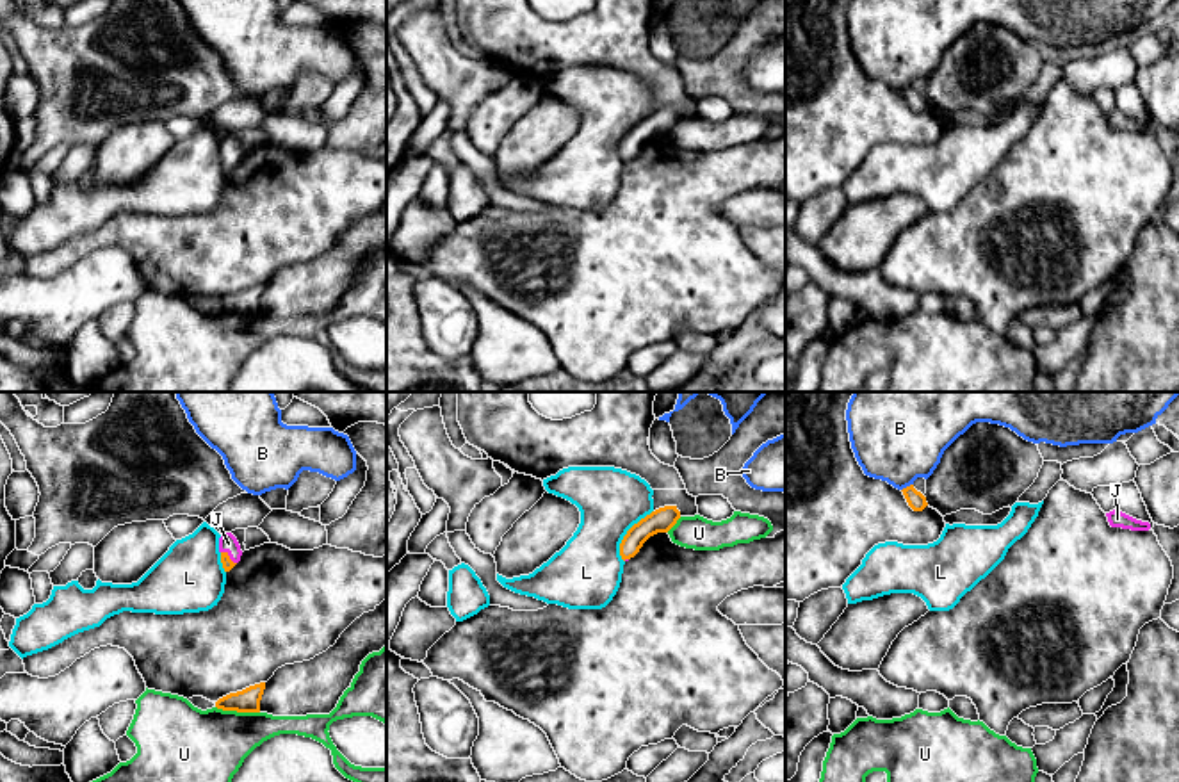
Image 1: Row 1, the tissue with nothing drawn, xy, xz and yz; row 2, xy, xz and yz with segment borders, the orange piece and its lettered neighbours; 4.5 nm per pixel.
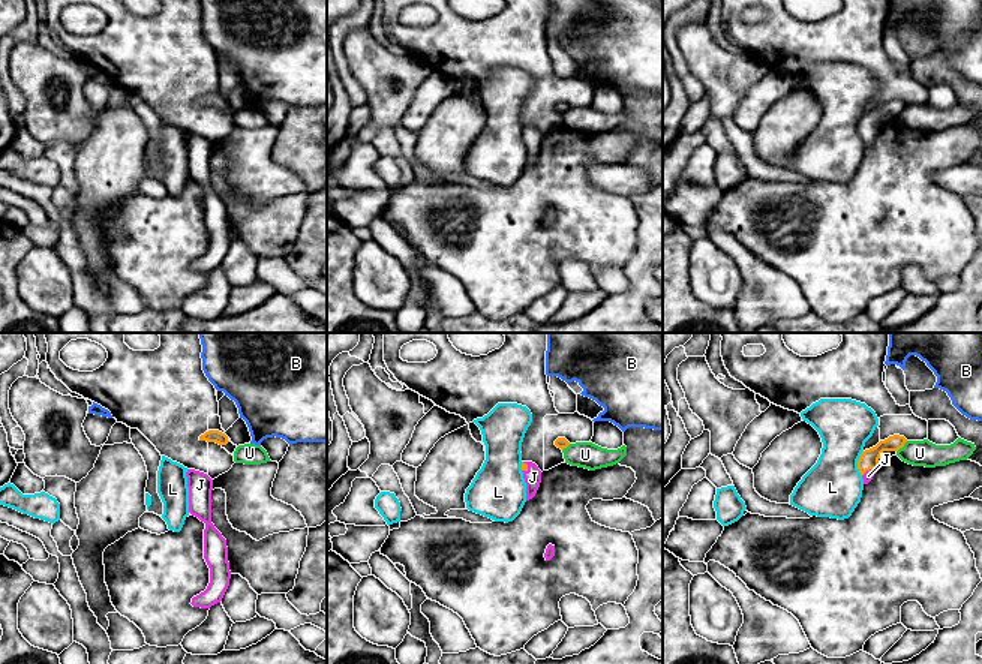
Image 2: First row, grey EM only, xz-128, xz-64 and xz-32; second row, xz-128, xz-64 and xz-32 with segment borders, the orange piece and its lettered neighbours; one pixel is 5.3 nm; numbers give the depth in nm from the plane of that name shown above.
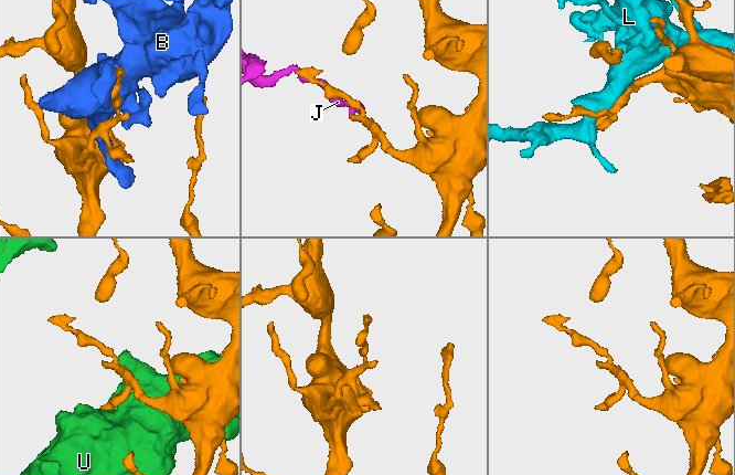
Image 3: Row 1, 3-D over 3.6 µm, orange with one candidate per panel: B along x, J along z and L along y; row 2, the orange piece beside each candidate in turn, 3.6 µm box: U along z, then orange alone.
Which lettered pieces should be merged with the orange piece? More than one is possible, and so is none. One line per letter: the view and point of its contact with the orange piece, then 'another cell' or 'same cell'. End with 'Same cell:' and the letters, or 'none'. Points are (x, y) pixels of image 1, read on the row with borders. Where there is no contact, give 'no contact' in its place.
B: contact yz (907, 487); another cell
J: contact xy (228, 556); same cell
L: contact xz (626, 535); another cell
U: contact xy (237, 711); another cell
Same cell: J

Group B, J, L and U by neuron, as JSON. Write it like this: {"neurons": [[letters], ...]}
{"neurons": [["B"], ["J"], ["L"], ["U"]]}

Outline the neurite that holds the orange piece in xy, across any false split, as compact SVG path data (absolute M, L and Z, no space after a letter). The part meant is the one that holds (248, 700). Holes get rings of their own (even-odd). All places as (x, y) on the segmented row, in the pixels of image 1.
M265 682L249 686L242 691L230 693L215 702L217 709L237 713L260 713L260 700L265 689Z

